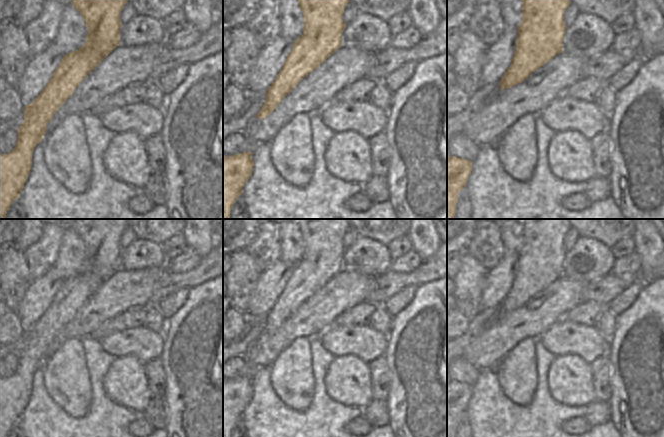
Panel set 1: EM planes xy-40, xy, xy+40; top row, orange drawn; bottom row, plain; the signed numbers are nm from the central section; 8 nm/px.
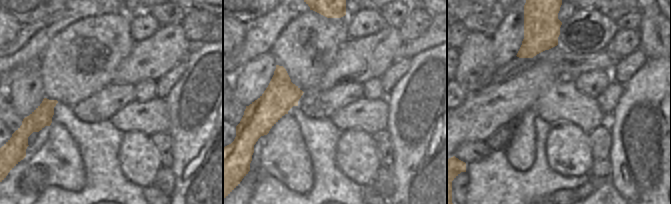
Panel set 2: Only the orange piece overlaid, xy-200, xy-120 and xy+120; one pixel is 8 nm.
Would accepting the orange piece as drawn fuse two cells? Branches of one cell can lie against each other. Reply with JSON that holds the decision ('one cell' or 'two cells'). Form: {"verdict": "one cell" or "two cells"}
{"verdict": "one cell"}

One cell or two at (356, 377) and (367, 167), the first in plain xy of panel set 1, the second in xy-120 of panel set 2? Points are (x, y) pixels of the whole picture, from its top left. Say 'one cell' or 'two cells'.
one cell

